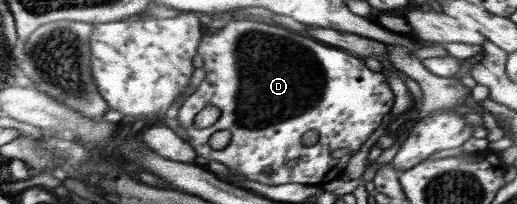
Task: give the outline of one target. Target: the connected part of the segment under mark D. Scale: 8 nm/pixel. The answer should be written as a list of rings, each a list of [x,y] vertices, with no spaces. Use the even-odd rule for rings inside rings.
[[[245,19],[236,20],[236,22],[232,20],[222,30],[218,30],[218,34],[212,34],[212,36],[204,34],[197,54],[204,59],[202,68],[206,71],[206,77],[196,91],[179,106],[178,117],[176,117],[190,138],[188,143],[196,148],[200,156],[222,162],[234,168],[236,172],[244,174],[246,178],[268,184],[268,186],[278,186],[288,182],[318,186],[318,182],[326,184],[338,178],[338,172],[344,172],[350,158],[380,126],[382,118],[391,112],[394,104],[394,95],[388,88],[385,73],[384,71],[372,72],[376,70],[372,68],[374,64],[368,64],[366,68],[362,60],[340,52],[340,48],[324,46],[312,38],[304,38],[298,32],[282,26]],[[206,104],[219,108],[220,116],[212,126],[195,128],[194,118]],[[218,130],[230,130],[231,139],[228,148],[214,150],[208,145],[210,136]],[[308,130],[317,130],[319,134],[317,143],[312,147],[306,147],[302,143],[302,136]],[[338,148],[348,148],[350,151],[341,158],[334,158],[332,152]],[[296,158],[301,162],[294,168],[288,168],[286,162]],[[266,166],[272,168],[270,174],[264,174]]]

